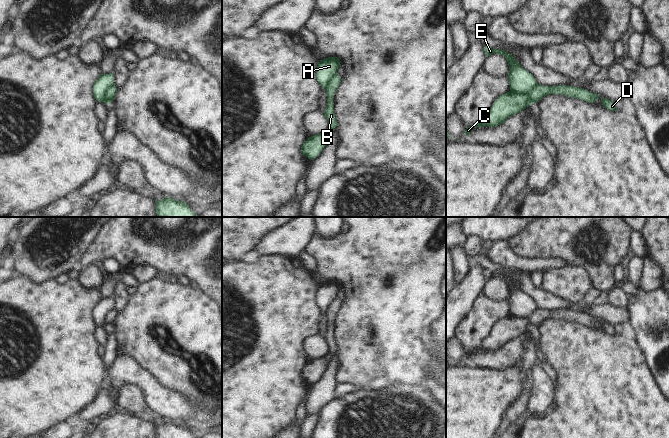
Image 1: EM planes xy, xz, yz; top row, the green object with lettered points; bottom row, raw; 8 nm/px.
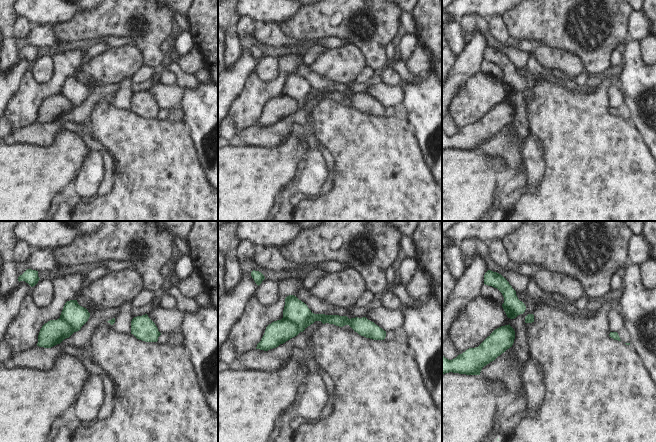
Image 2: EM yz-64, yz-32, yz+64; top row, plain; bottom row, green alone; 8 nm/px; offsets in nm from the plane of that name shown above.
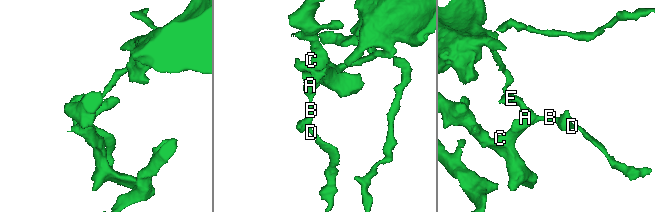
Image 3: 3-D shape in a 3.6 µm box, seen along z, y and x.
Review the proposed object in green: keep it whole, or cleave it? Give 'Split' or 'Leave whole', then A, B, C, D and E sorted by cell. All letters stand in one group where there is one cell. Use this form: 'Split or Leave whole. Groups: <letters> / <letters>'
Split. Groups: A E / B C D

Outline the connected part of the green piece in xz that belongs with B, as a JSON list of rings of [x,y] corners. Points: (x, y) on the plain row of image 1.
[[[335,299],[334,301],[331,302],[331,304],[325,311],[327,317],[327,328],[324,340],[328,347],[328,354],[327,354],[328,359],[330,359],[338,350],[334,337],[333,320],[340,308],[341,308],[341,301],[339,299]]]

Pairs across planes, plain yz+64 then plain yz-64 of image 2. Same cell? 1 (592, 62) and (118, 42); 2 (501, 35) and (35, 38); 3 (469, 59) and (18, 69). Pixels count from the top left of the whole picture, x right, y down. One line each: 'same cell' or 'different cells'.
1: different cells
2: same cell
3: same cell

